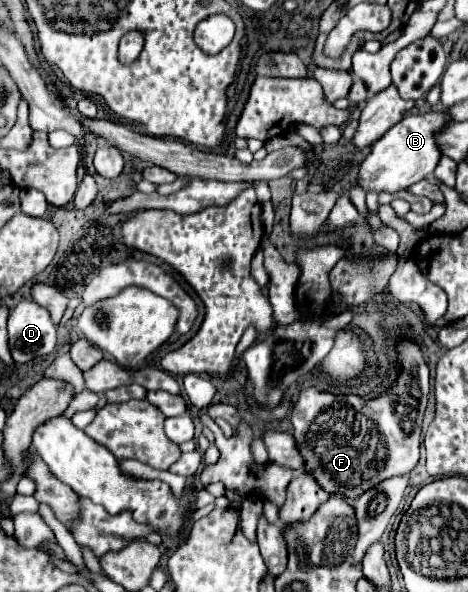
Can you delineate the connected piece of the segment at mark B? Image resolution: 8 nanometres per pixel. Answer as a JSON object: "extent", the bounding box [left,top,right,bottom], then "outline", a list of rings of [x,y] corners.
{"extent":[358,109,452,193],"outline":[[[448,109],[444,111],[428,111],[420,115],[406,115],[400,123],[396,123],[382,139],[378,139],[372,147],[368,157],[360,165],[360,177],[358,183],[368,191],[388,191],[396,193],[402,189],[408,189],[410,185],[422,181],[424,177],[430,177],[436,169],[436,165],[442,159],[440,143],[436,137],[440,131],[452,121],[452,115]]]}

